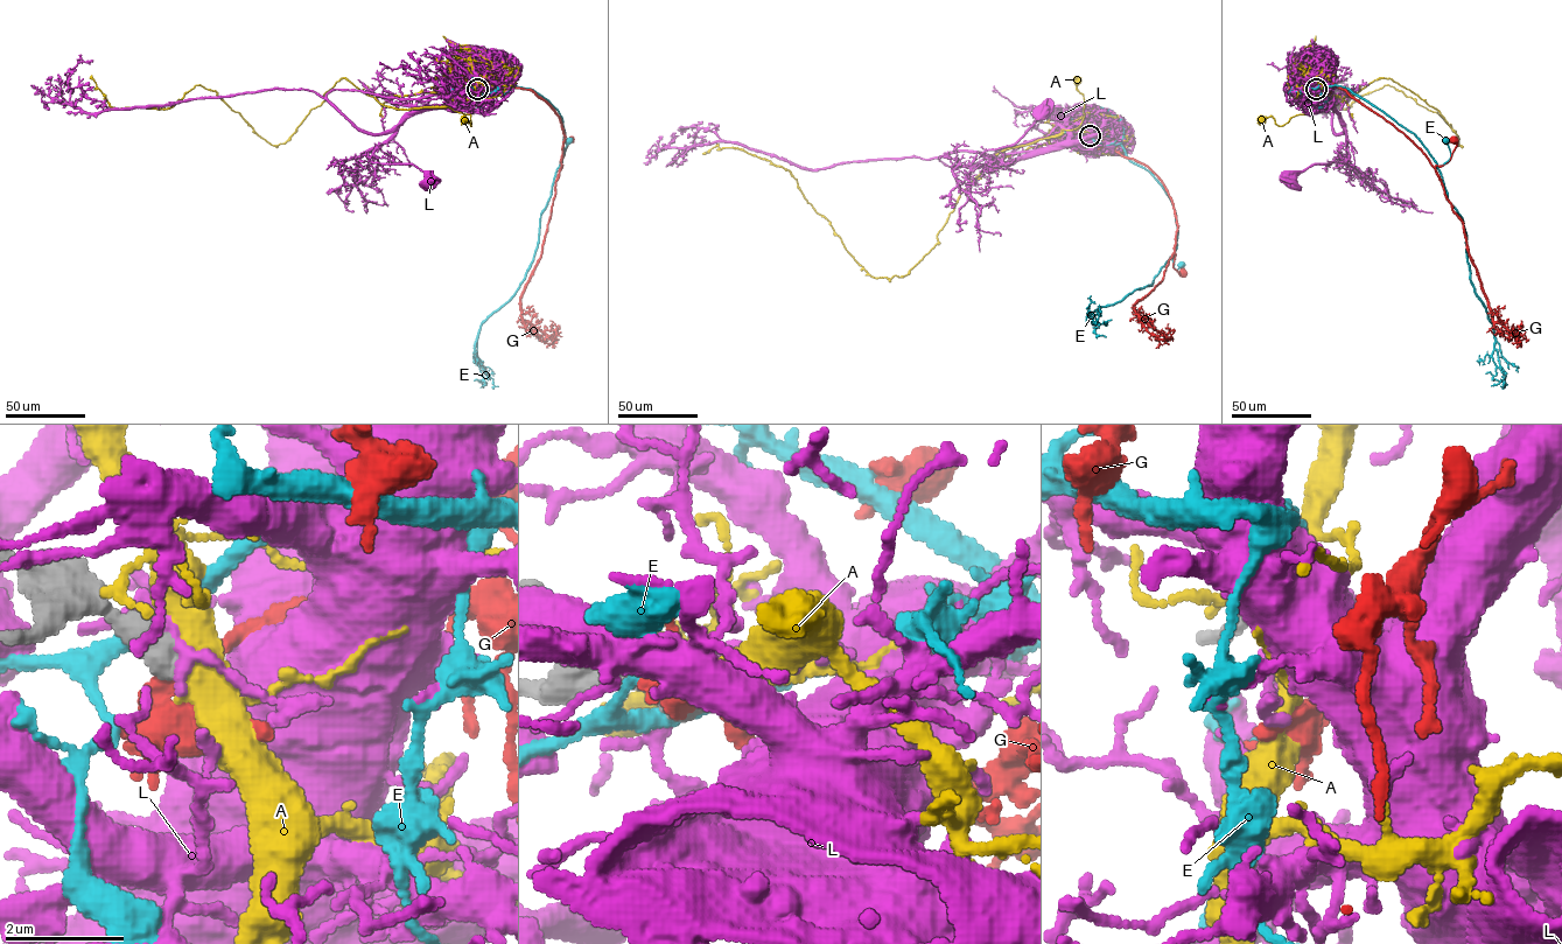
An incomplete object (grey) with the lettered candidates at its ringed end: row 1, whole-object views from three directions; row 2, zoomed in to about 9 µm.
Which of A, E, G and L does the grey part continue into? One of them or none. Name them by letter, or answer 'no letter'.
G

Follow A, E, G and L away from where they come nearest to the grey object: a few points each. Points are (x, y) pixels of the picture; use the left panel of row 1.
A: (476, 89), (478, 97), (475, 100), (454, 99), (448, 106), (471, 114), (471, 126), (466, 119)
E: (476, 89), (512, 85), (532, 89), (562, 118), (564, 154), (560, 166), (567, 141)
G: (476, 90), (488, 82), (503, 83), (531, 90), (544, 100), (562, 130), (561, 167), (569, 140)
L: (476, 89), (478, 92), (460, 107), (414, 112), (373, 152), (371, 161), (412, 163), (424, 172), (426, 182)

